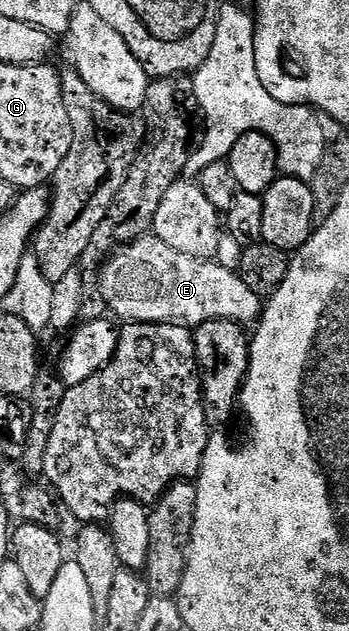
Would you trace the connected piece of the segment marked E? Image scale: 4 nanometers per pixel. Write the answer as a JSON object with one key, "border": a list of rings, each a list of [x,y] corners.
{"border":[[[151,233],[135,243],[120,247],[102,264],[98,274],[108,312],[112,316],[120,315],[127,323],[172,323],[178,327],[194,329],[214,319],[232,319],[235,323],[251,325],[265,310],[264,300],[257,293],[253,293],[249,285],[245,285],[238,270],[230,271],[210,259],[186,256],[176,249],[171,249],[165,241]]]}

